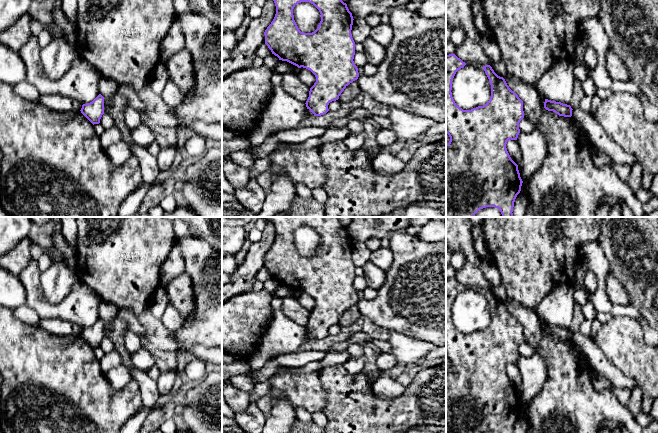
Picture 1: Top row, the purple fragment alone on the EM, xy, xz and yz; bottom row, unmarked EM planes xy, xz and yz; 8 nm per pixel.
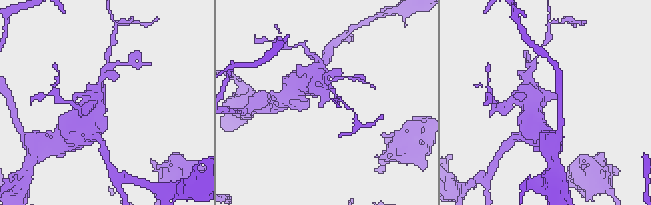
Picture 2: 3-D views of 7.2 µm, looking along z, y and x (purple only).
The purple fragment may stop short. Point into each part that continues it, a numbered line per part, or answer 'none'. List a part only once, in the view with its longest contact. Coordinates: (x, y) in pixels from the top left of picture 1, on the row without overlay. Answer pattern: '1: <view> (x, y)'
none

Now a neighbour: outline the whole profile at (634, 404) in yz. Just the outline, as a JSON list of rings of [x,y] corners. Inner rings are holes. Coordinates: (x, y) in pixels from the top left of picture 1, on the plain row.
[[[640,386],[631,390],[630,399],[625,403],[634,417],[637,417],[642,411],[642,397],[643,391]]]

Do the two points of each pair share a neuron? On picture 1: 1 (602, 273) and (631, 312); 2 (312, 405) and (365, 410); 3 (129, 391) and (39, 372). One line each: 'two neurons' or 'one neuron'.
1: one neuron
2: two neurons
3: one neuron

